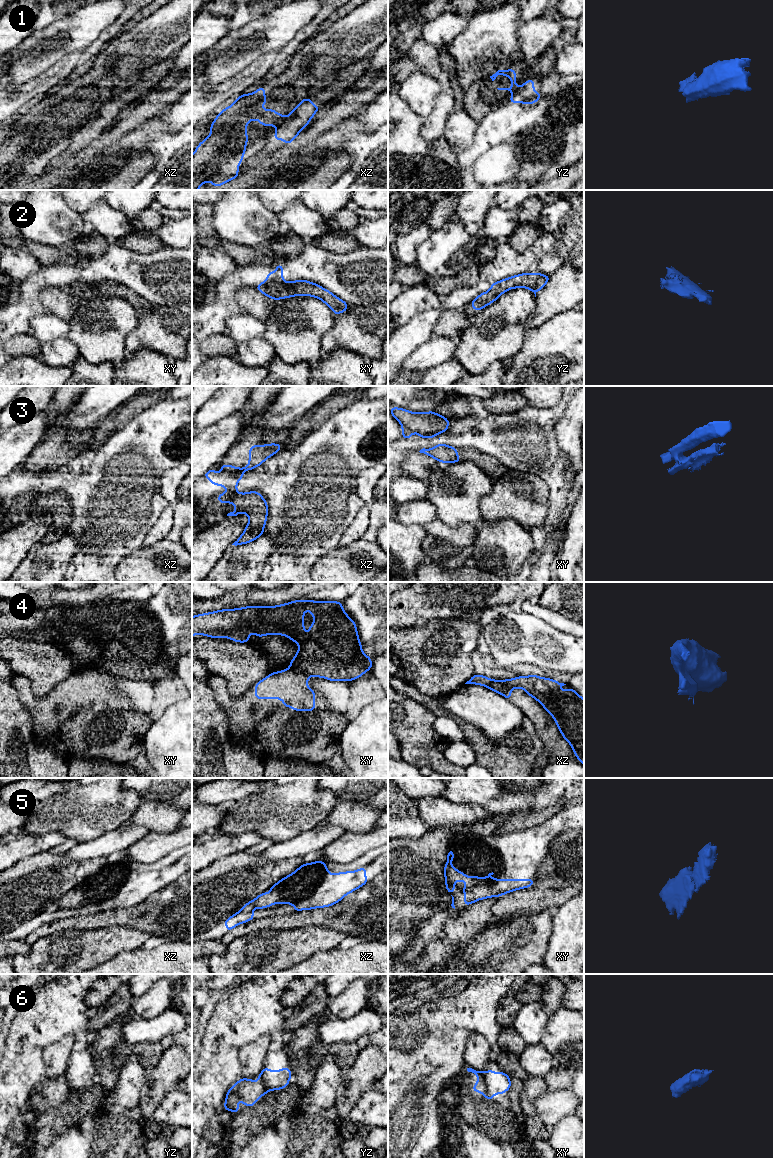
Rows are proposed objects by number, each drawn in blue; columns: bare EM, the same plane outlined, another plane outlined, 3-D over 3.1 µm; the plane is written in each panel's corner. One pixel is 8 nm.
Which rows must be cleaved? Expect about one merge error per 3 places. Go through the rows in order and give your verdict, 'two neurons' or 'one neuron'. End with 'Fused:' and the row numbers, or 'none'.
1: two neurons
2: one neuron
3: two neurons
4: two neurons
5: one neuron
6: two neurons
Fused: 1, 3, 4, 6

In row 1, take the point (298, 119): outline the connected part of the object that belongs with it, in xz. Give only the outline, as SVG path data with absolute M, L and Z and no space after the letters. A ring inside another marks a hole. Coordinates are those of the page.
M308 97L304 98L283 120L283 123L273 135L274 139L285 140L284 146L289 145L308 125L320 108L320 106L315 106Z

